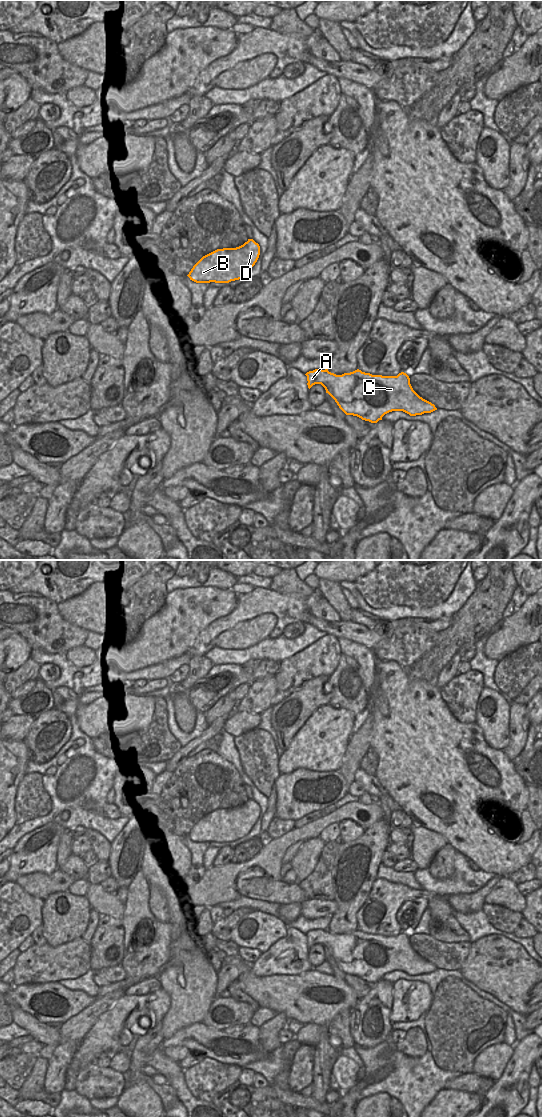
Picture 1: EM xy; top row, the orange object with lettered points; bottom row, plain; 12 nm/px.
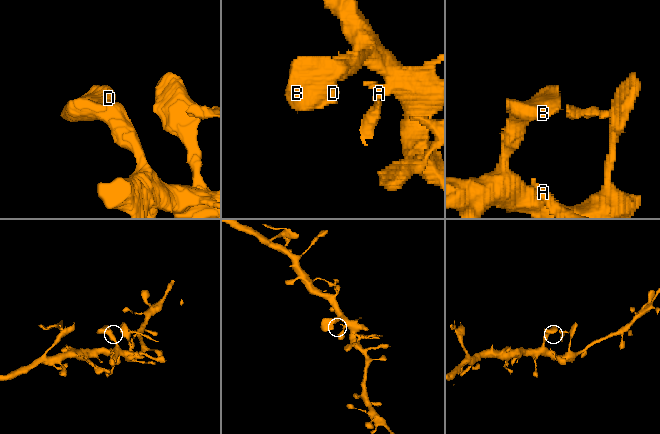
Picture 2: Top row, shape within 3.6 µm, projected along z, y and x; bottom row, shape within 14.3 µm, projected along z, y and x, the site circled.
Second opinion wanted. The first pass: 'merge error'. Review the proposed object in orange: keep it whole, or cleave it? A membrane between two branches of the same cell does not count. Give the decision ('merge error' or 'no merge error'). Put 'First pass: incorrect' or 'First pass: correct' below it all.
no merge error
First pass: incorrect

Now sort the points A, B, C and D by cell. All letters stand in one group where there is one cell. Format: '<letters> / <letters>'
A B C D

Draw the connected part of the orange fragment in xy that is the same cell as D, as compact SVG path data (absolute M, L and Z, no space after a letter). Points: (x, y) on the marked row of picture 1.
M248 239L239 247L217 249L203 256L187 276L196 283L229 283L246 276L259 255L259 244Z

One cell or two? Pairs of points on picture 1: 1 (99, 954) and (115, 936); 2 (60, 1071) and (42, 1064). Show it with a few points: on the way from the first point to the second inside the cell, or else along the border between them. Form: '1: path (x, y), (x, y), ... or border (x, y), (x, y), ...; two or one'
1: path (103, 950), (111, 940); one
2: border (48, 1060), (43, 1089); two

